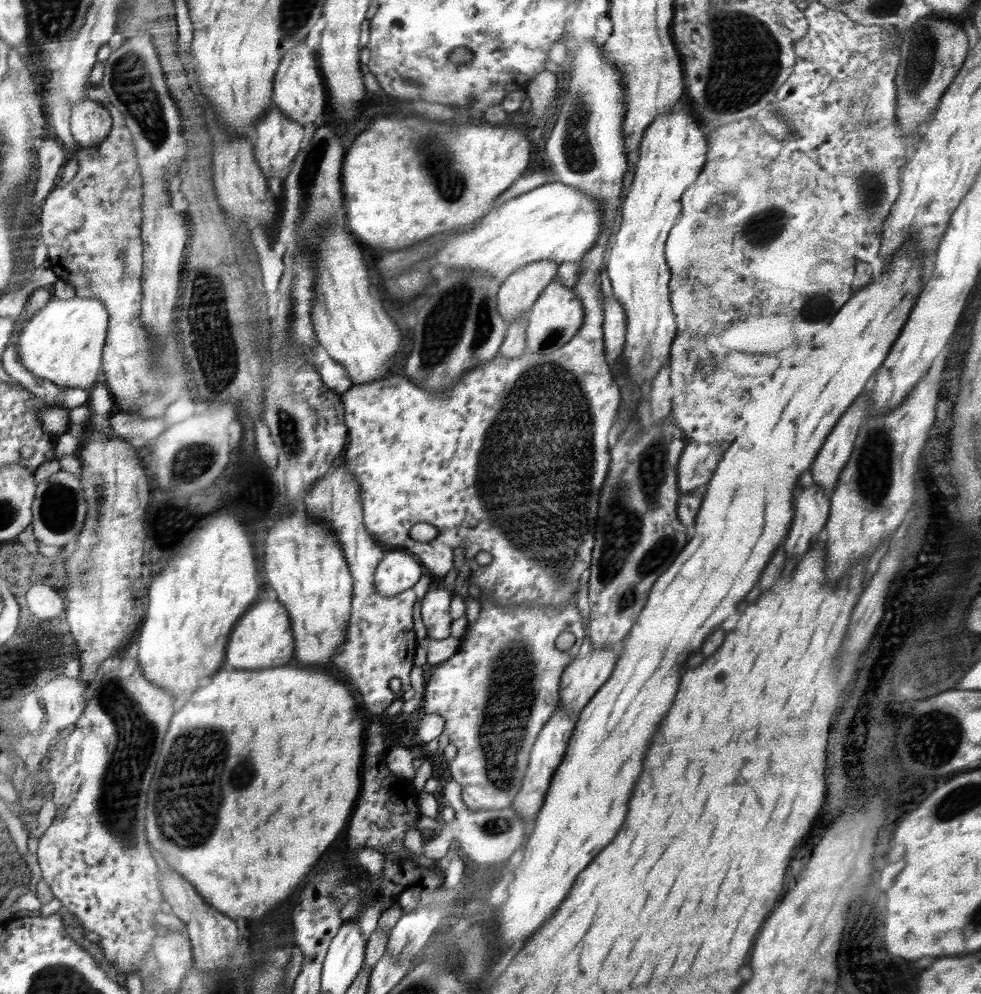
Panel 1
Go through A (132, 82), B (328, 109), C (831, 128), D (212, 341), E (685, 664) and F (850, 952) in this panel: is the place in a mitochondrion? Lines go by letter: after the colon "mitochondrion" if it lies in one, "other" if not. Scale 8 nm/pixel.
A: mitochondrion
B: other
C: other
D: mitochondrion
E: other
F: other

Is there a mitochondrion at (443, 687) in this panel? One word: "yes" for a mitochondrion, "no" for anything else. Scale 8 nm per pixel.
no

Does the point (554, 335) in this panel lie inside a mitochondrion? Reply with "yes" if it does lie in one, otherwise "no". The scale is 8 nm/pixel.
yes

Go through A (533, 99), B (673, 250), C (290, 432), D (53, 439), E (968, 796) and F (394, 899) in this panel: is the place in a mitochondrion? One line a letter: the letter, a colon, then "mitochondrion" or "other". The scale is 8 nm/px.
A: other
B: other
C: mitochondrion
D: other
E: mitochondrion
F: other

